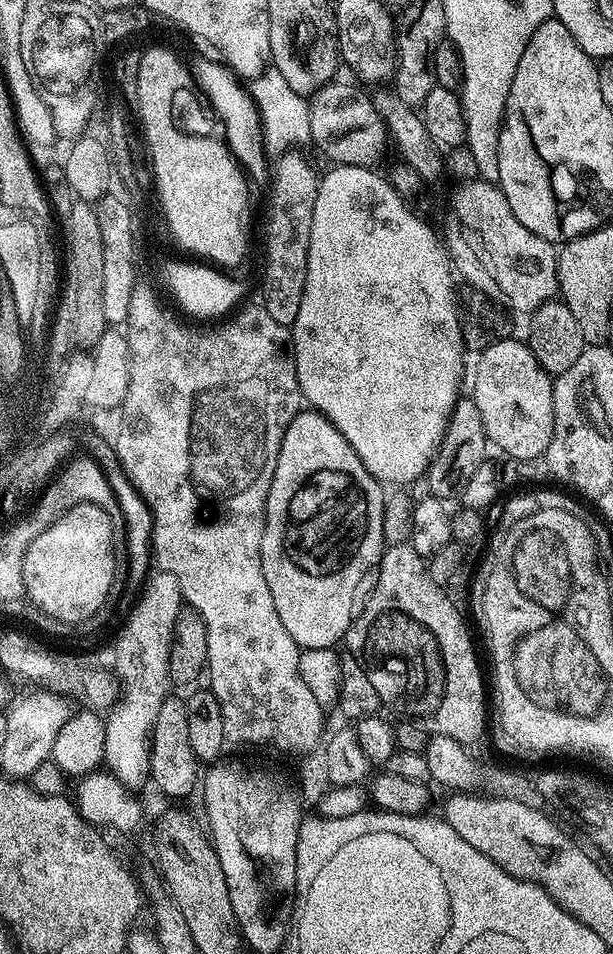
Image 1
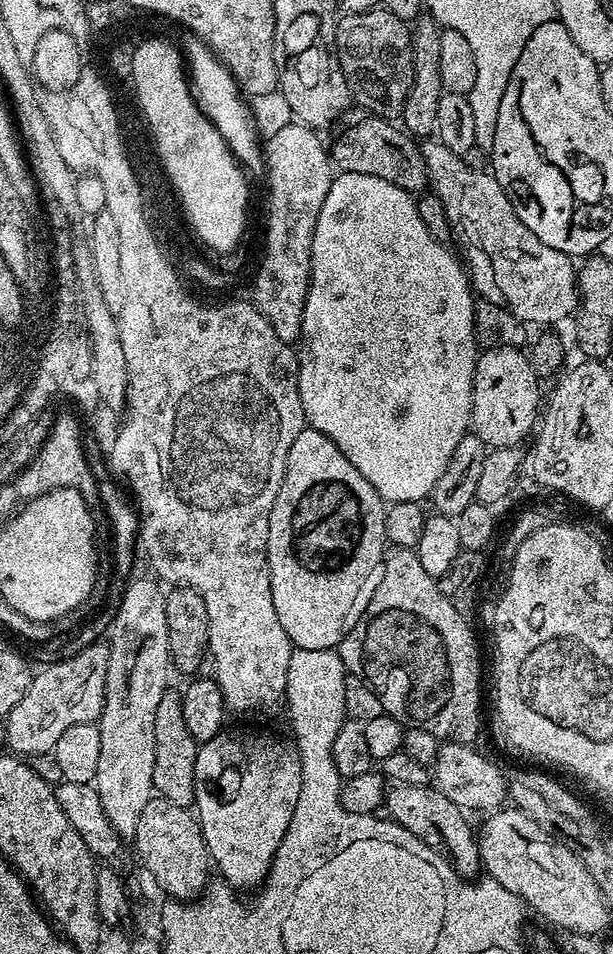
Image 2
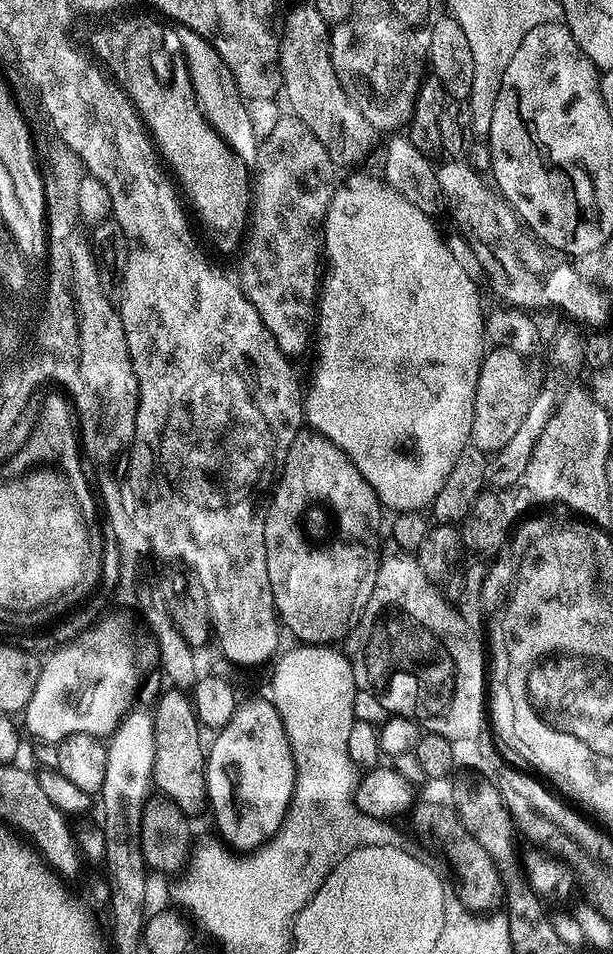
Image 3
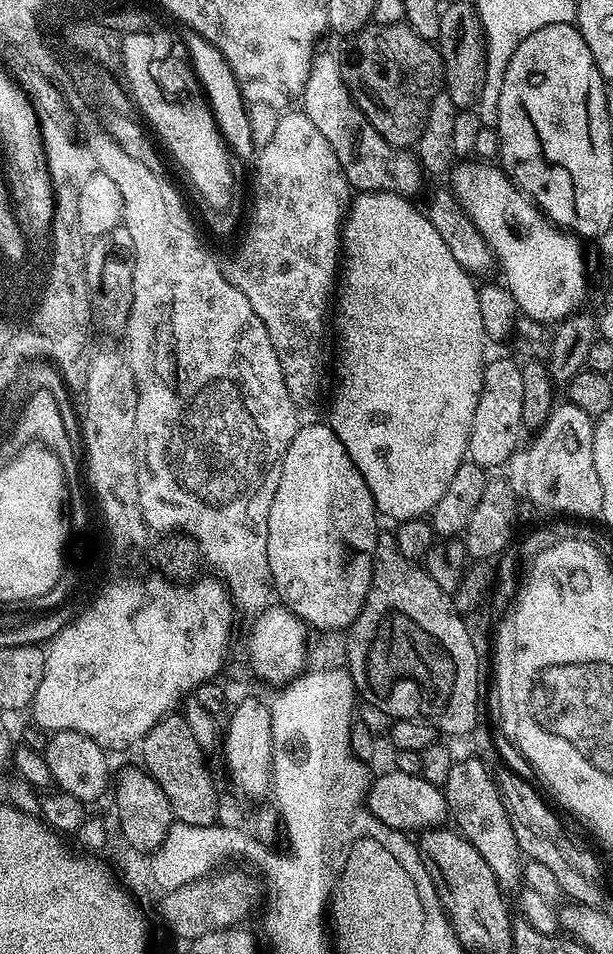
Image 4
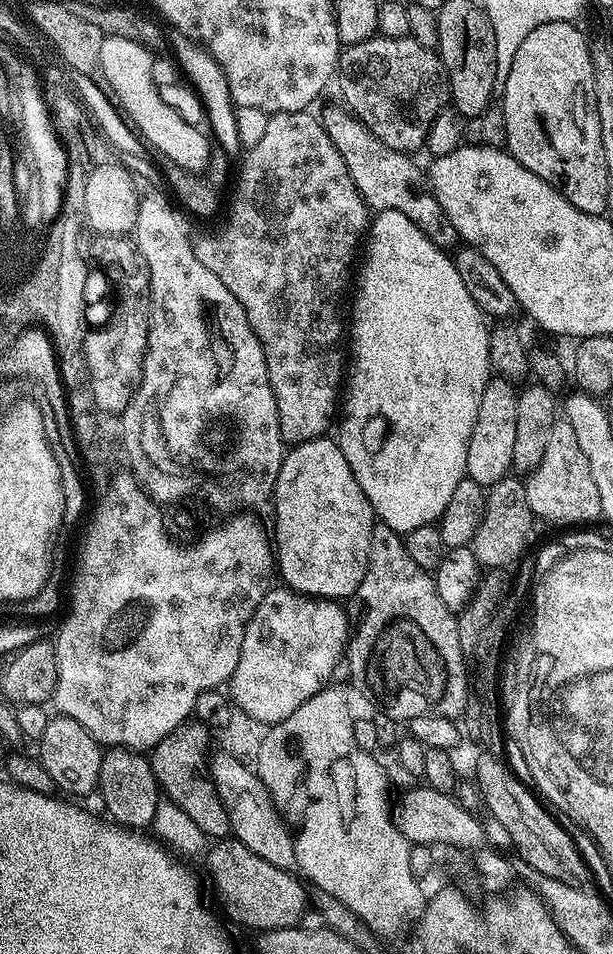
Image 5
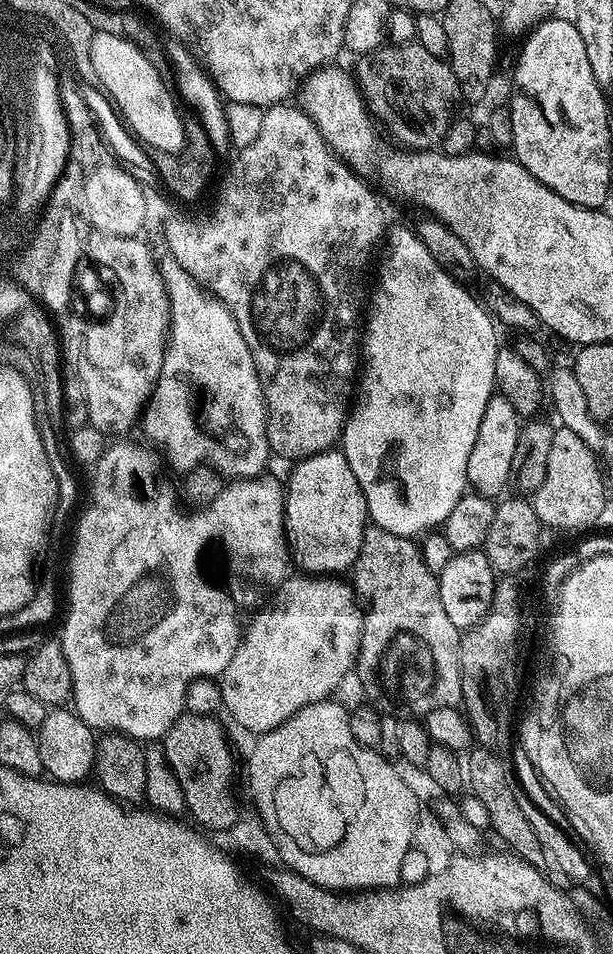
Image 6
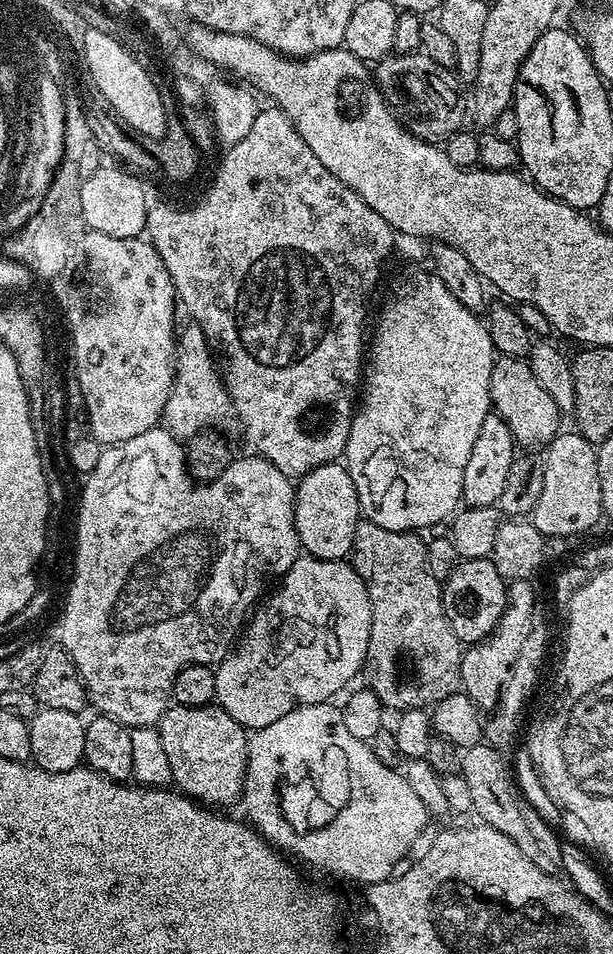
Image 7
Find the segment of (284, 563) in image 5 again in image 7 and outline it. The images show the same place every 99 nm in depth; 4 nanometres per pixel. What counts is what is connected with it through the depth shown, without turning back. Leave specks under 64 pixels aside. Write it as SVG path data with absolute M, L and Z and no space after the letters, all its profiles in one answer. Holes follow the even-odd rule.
M333 462L311 468L306 475L299 477L295 490L294 518L301 549L307 555L323 560L345 559L352 551L356 527L362 519L358 490L347 467L343 463Z

